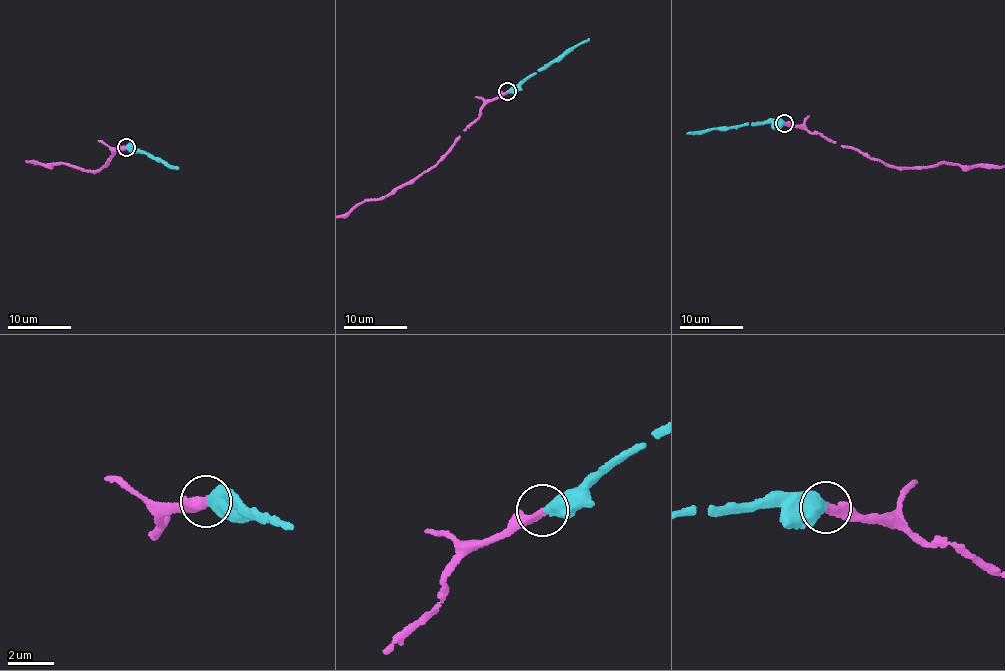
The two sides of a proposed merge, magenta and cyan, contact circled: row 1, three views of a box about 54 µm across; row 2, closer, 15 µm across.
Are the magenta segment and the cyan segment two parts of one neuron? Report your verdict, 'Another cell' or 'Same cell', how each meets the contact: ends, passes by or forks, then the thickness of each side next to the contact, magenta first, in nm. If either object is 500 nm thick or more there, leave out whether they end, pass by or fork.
Same cell. Thickness 400 nm (magenta) against 650 nm

